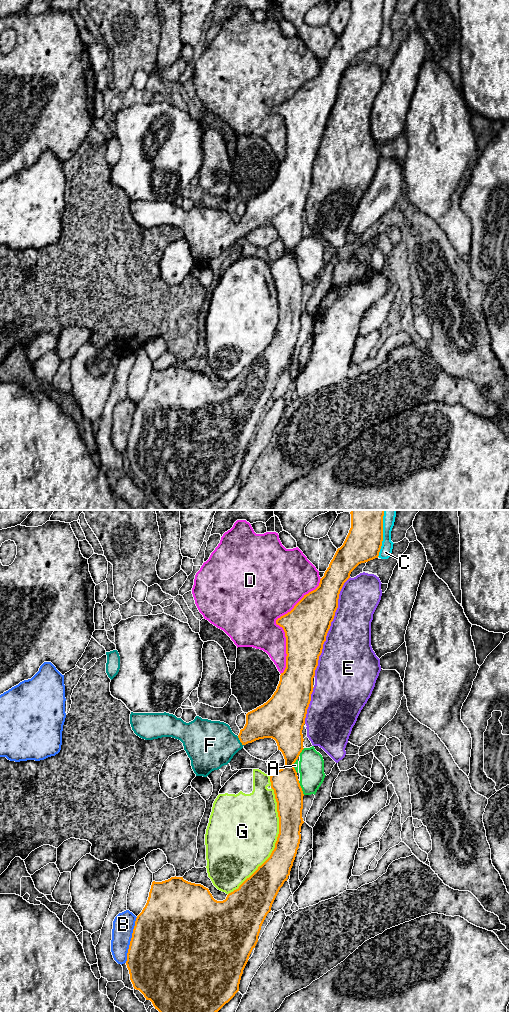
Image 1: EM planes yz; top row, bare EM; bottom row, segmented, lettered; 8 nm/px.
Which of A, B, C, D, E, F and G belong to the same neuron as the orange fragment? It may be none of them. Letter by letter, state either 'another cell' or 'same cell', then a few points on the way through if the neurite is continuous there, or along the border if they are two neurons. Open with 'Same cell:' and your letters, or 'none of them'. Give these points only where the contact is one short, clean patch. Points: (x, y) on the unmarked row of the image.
Same cell: F
A: another cell
B: another cell
C: another cell
D: another cell
E: another cell
F: same cell; runs through yz (263, 210), (240, 229), (230, 232), (210, 233)
G: another cell

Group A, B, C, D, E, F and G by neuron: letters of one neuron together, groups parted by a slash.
A / B / C / D / E / F / G

